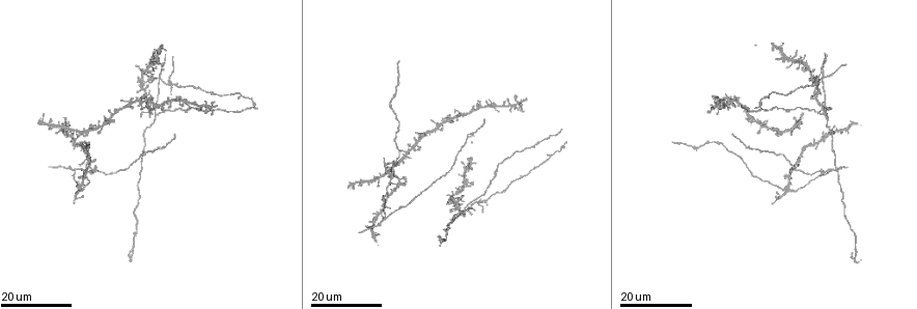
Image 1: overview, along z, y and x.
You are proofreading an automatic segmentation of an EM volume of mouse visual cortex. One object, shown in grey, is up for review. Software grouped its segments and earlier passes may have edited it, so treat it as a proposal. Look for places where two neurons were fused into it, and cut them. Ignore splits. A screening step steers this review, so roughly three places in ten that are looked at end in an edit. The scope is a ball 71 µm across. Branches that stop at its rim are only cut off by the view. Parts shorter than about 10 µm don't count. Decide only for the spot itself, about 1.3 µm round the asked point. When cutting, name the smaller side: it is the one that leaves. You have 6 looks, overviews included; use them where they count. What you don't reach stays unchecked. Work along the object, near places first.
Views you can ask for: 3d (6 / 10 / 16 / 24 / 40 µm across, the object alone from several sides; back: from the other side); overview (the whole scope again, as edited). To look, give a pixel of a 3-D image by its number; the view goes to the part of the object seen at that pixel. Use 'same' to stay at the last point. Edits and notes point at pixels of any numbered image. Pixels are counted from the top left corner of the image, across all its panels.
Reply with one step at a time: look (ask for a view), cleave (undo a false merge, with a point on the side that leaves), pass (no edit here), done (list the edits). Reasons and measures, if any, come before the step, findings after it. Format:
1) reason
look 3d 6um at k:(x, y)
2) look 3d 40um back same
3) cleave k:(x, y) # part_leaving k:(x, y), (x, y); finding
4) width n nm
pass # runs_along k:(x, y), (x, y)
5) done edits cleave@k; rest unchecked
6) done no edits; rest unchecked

abrupt turn
look 3d 16um at 1:(161, 79)

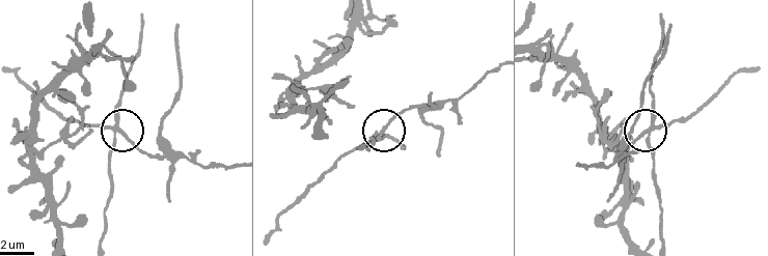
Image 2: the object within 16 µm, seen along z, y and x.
look 3d 6um at 2:(117, 130)

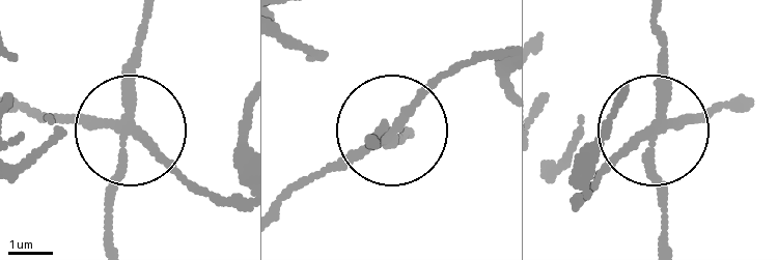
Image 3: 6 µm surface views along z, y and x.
cleave 3:(167, 161) # part_leaving 3:(135, 127), (198, 188), (243, 191); two neurons meet here

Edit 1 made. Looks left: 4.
look overview

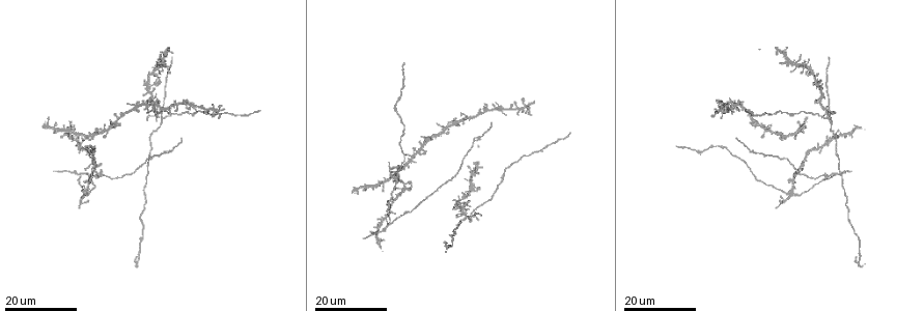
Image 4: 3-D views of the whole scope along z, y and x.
look 3d 24um at 4:(820, 146)

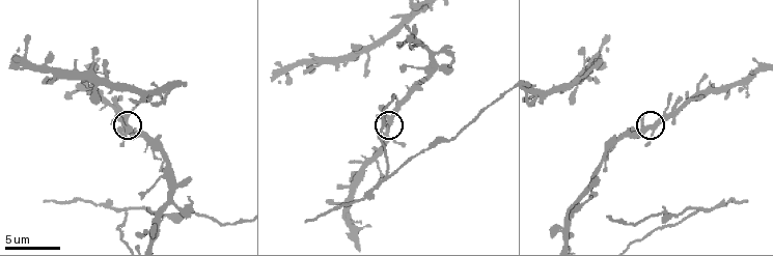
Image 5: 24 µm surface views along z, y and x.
closer look
look 3d 6um at 5:(390, 123)

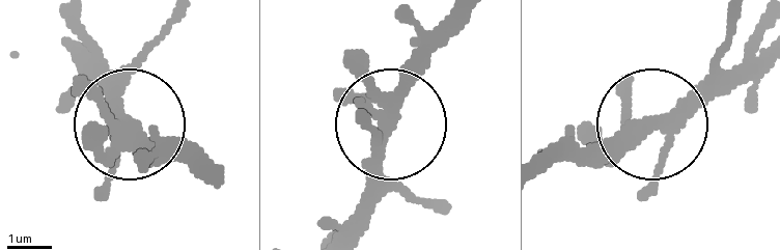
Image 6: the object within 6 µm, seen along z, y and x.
look 3d 6um back at 6:(651, 127)

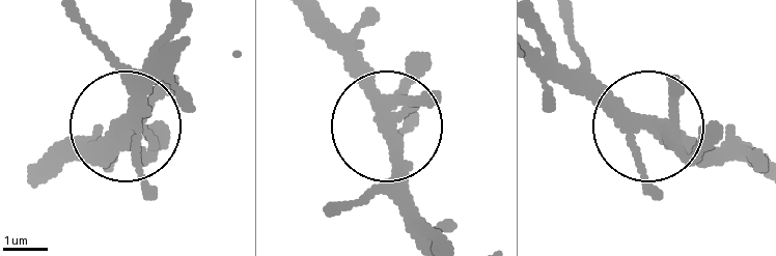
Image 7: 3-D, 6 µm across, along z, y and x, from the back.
arms 5
pass # all the same neuron

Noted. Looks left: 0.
done edits cleave@3; rest unchecked

